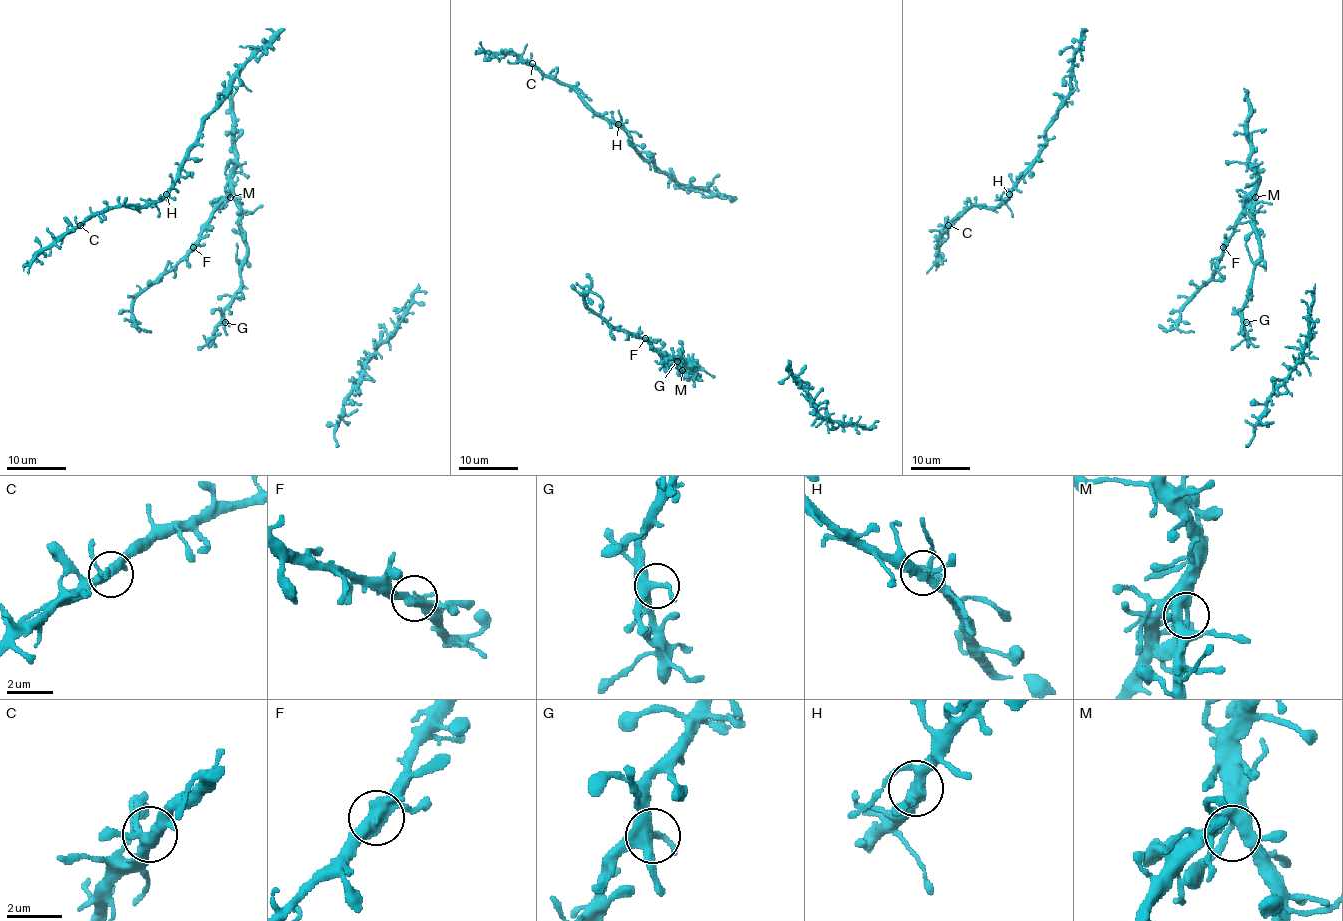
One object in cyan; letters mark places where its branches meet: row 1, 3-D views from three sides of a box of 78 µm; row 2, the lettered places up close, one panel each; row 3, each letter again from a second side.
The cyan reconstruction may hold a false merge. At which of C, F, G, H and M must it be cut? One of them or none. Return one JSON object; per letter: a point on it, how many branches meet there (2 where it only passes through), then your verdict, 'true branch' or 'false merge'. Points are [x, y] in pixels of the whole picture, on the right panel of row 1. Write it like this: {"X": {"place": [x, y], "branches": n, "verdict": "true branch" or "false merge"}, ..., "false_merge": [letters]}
{"C": {"place": [948, 225], "branches": 4, "verdict": "true branch"}, "F": {"place": [1223, 247], "branches": 4, "verdict": "true branch"}, "G": {"place": [1246, 322], "branches": 4, "verdict": "true branch"}, "H": {"place": [1009, 194], "branches": 4, "verdict": "true branch"}, "M": {"place": [1255, 197], "branches": 4, "verdict": "true branch"}, "false_merge": []}

